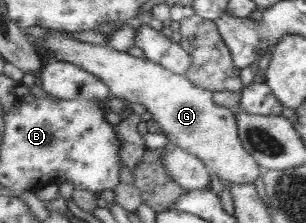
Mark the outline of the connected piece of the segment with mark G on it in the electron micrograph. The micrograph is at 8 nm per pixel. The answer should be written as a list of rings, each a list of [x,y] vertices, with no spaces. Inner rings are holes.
[[[51,30],[47,40],[37,42],[37,53],[44,62],[64,61],[96,75],[109,87],[110,97],[125,99],[125,103],[145,105],[147,118],[155,120],[162,133],[169,139],[169,147],[177,147],[195,156],[210,171],[231,184],[254,185],[264,170],[243,148],[232,109],[221,107],[213,101],[214,92],[201,89],[185,75],[177,75],[149,59],[135,57],[128,52],[115,51],[108,45],[79,42],[71,38],[71,32]]]

